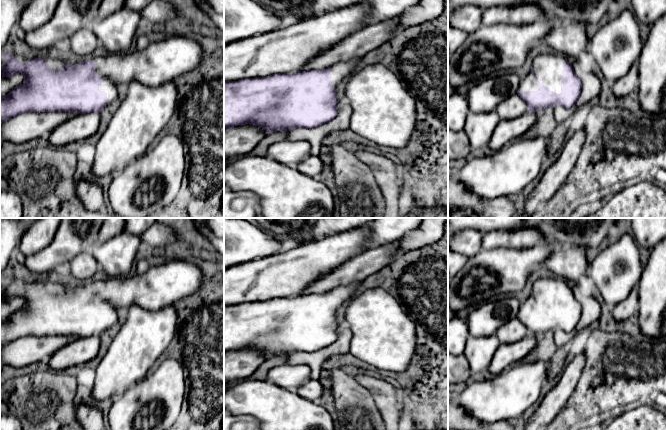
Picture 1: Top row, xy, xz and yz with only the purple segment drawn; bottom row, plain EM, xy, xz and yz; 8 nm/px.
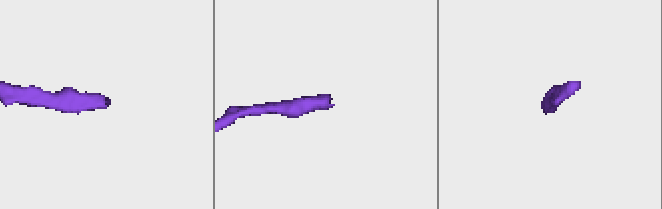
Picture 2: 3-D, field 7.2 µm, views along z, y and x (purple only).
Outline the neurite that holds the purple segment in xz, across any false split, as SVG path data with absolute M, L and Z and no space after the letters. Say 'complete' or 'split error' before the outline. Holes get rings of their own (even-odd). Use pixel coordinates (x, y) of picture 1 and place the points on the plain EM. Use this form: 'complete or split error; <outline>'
split error; M354 281L321 294L224 305L224 353L252 348L271 358L295 352L311 353L332 345L337 340L339 325L335 311L356 296L355 292L362 282Z

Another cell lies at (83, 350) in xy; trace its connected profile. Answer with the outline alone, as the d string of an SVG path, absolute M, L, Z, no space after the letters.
M99 337L79 338L58 349L47 364L52 370L64 370L85 364L97 356L99 348Z

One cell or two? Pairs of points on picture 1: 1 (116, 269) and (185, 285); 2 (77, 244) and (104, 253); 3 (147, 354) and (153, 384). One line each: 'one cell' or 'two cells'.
1: two cells
2: two cells
3: two cells

